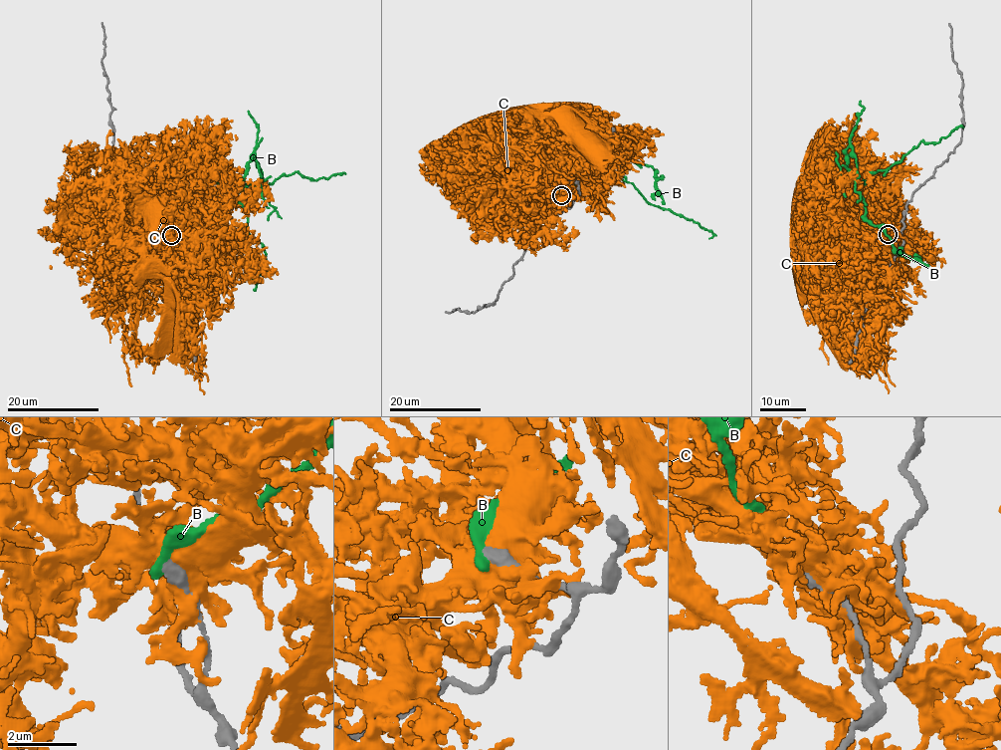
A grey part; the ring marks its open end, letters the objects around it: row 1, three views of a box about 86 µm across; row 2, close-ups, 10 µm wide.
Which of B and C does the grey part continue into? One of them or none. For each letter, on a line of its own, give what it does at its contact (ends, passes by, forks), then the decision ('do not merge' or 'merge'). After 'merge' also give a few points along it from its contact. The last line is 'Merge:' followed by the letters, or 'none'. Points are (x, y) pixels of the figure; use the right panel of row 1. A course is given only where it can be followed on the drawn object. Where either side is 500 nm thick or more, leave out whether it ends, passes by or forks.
B: it ends there; do not merge
C: it forks there; do not merge
Merge: none

